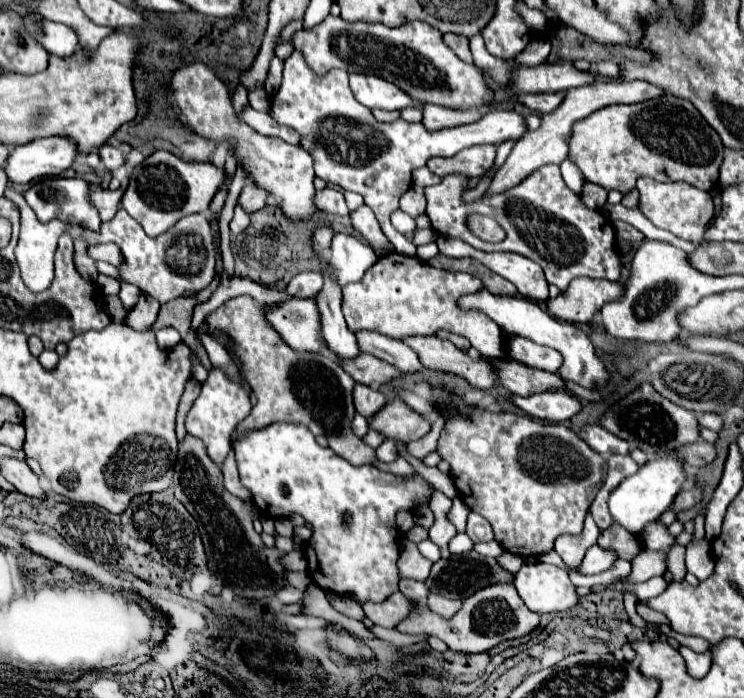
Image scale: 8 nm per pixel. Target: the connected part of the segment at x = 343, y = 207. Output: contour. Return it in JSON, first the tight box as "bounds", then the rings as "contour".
{"bounds":[315,187,349,215],"contour":[[[325,187],[325,189],[317,191],[315,205],[321,211],[333,213],[333,215],[349,215],[349,207],[347,207],[347,201],[345,201],[343,193],[337,191],[337,189],[331,189],[331,187]]]}

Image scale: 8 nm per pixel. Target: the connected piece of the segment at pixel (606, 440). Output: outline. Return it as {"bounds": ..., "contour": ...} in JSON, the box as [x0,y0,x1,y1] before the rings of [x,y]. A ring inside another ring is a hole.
{"bounds":[581,425,629,457],"contour":[[[599,425],[585,427],[581,437],[589,443],[589,447],[593,447],[603,457],[609,457],[609,455],[615,455],[615,453],[621,453],[621,455],[629,453],[629,443],[627,441],[619,439],[617,435],[609,433],[607,429],[603,429]]]}

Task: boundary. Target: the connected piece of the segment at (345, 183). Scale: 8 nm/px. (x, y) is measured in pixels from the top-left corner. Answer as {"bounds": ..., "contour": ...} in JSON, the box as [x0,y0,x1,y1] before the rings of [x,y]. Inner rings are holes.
{"bounds":[269,51,529,255],"contour":[[[293,51],[291,57],[285,59],[283,83],[281,83],[279,91],[275,91],[275,95],[271,97],[269,113],[279,125],[291,127],[299,133],[301,147],[315,161],[317,177],[325,179],[327,183],[335,183],[335,185],[343,187],[345,191],[355,191],[355,193],[363,195],[365,203],[375,211],[383,233],[395,245],[395,251],[405,253],[405,255],[415,255],[415,245],[391,225],[389,215],[391,215],[391,211],[399,209],[401,195],[411,187],[411,171],[423,167],[429,157],[437,157],[437,155],[451,157],[451,155],[455,155],[461,149],[471,147],[471,145],[503,143],[503,141],[509,141],[509,139],[517,141],[529,131],[527,121],[525,121],[523,115],[519,115],[515,111],[505,111],[505,109],[491,109],[487,115],[483,115],[483,119],[479,119],[471,125],[459,125],[459,127],[441,129],[441,131],[435,131],[435,133],[427,131],[421,123],[407,123],[403,119],[397,119],[393,123],[379,123],[373,117],[371,109],[367,109],[365,105],[355,101],[355,97],[349,89],[349,73],[347,71],[335,69],[335,71],[327,71],[327,75],[315,75],[315,71],[311,71],[311,67],[307,67],[307,63],[303,63],[303,55],[299,55],[299,51]]]}

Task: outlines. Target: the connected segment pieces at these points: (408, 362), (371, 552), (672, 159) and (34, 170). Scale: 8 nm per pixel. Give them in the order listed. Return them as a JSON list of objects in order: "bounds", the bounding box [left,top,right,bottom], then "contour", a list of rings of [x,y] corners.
[{"bounds":[355,331,423,373],"contour":[[[361,331],[355,337],[357,337],[357,343],[359,343],[361,351],[371,353],[371,355],[395,365],[397,369],[401,369],[405,373],[423,371],[423,365],[419,363],[417,355],[403,341],[389,339],[389,337],[383,337],[379,333],[371,333],[371,331]]]},{"bounds":[235,423,431,603],"contour":[[[275,423],[269,425],[267,429],[257,429],[257,431],[247,431],[237,443],[235,443],[235,455],[237,455],[237,465],[239,465],[239,475],[241,475],[241,483],[251,491],[253,495],[253,503],[259,507],[261,515],[263,511],[271,517],[287,517],[289,513],[299,513],[309,525],[313,525],[313,535],[311,539],[305,543],[305,559],[307,559],[307,571],[313,579],[315,585],[321,585],[323,591],[331,591],[337,595],[347,595],[347,597],[355,597],[359,603],[365,601],[373,601],[373,603],[381,603],[385,601],[389,595],[393,595],[395,591],[399,591],[399,569],[397,569],[397,559],[399,559],[399,549],[401,549],[401,533],[395,525],[395,513],[399,509],[407,509],[409,501],[413,499],[429,499],[431,497],[431,485],[421,479],[421,477],[399,477],[387,471],[379,471],[373,465],[361,465],[361,467],[353,467],[349,461],[345,461],[343,457],[335,455],[335,451],[331,451],[329,447],[321,447],[315,441],[315,435],[311,435],[311,431],[307,431],[307,427],[303,425],[293,425],[293,423]]]},{"bounds":[569,95,723,193],"contour":[[[661,95],[659,99],[641,101],[635,105],[609,105],[575,123],[569,139],[569,159],[579,165],[587,181],[601,185],[607,191],[617,189],[621,193],[629,193],[635,189],[635,181],[639,177],[651,177],[657,181],[687,181],[701,191],[713,191],[719,181],[723,143],[693,103],[673,95]]]},{"bounds":[5,137,77,183],"contour":[[[67,137],[35,139],[23,147],[15,147],[5,163],[11,183],[29,183],[45,175],[61,175],[77,159],[75,143]]]}]

